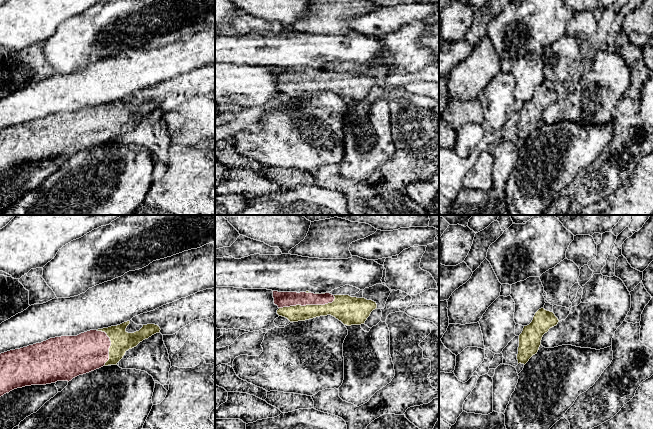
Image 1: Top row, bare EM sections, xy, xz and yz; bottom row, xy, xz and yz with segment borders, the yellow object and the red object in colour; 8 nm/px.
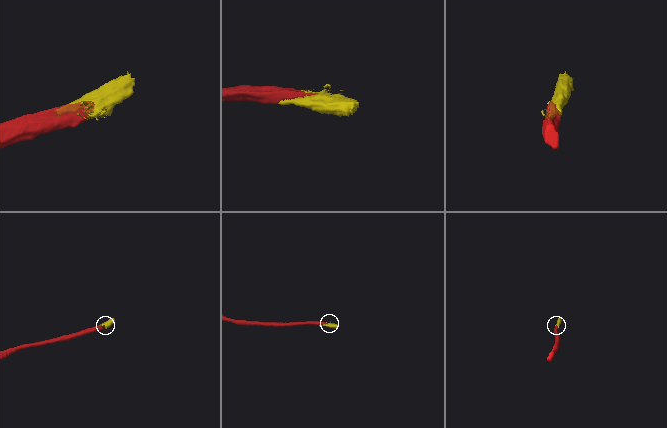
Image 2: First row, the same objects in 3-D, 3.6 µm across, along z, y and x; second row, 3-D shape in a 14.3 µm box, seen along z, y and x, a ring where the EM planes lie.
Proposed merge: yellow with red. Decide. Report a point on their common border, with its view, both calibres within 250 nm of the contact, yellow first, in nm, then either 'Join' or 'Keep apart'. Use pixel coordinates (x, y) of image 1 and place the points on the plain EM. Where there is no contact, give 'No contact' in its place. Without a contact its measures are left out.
Touches yellow at xz (307, 81). Thickness 150 nm (yellow) against 130 nm. Join

